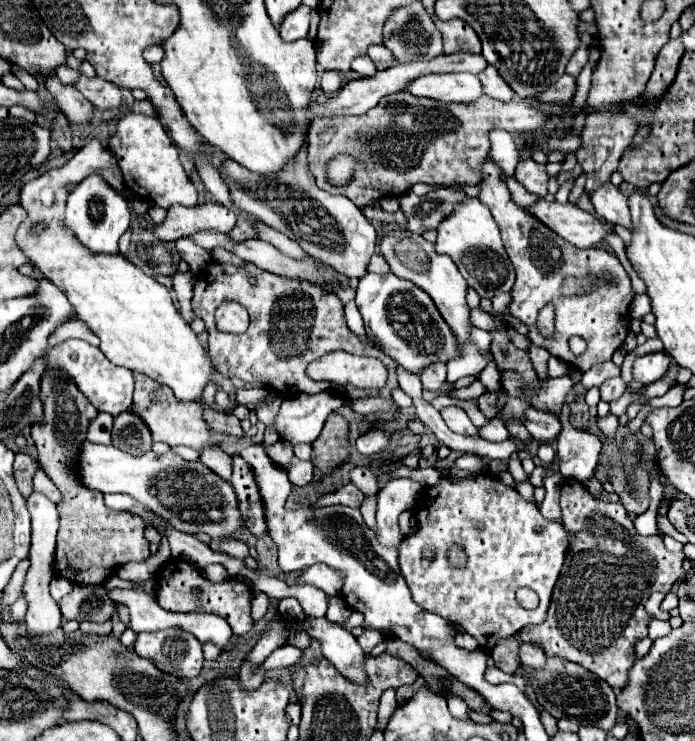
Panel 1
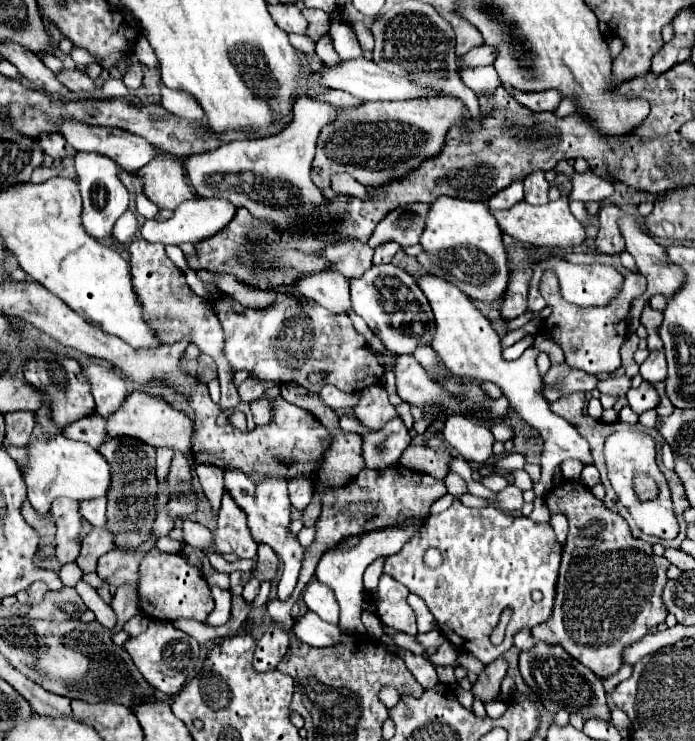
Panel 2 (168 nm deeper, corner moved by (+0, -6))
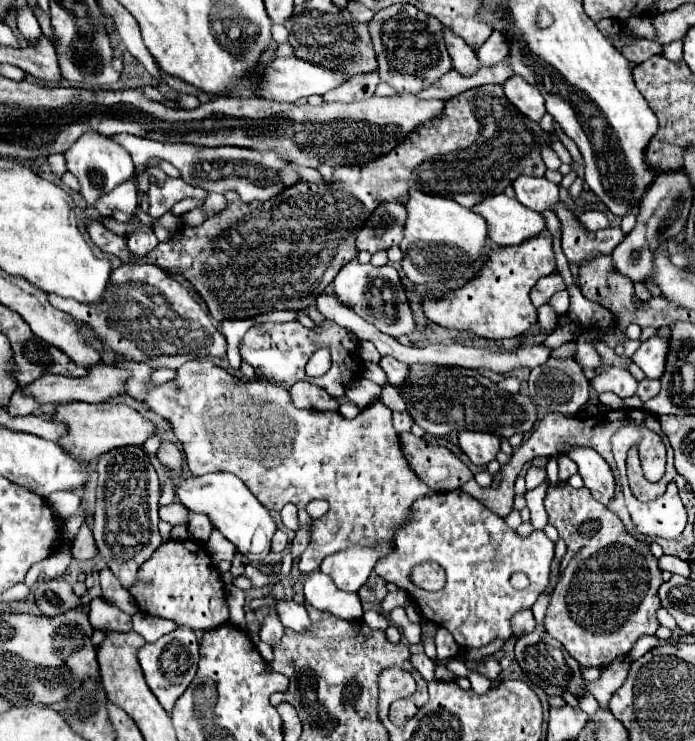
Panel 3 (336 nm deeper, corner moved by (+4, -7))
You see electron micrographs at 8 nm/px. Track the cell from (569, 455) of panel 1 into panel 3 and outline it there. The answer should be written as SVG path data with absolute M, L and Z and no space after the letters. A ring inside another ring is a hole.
M566 455L558 457L558 467L560 467L560 471L558 471L560 481L568 481L574 473L578 473L578 465L570 457L566 457Z

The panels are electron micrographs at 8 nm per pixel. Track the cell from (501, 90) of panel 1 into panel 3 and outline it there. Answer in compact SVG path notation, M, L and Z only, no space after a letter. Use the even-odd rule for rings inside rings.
M444 27L442 33L444 33L444 43L446 43L446 47L448 47L448 53L450 53L450 57L452 57L454 69L460 71L460 73L464 73L464 75L474 73L476 67L480 67L474 49L468 47L466 41L460 39L456 33L452 33L448 27Z

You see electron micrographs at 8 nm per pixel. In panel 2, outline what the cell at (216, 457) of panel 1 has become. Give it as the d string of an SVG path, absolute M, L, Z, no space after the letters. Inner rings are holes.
M224 490L218 512L218 528L214 532L214 548L220 554L234 552L240 558L254 558L256 546L258 544L250 536L244 510L232 500L228 490Z

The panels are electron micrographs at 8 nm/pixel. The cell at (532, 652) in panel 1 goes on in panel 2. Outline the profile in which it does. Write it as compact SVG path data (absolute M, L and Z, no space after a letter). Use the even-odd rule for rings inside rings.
M520 630L520 634L516 634L514 638L514 644L520 652L528 652L532 646L534 646L534 640L530 636L530 630Z

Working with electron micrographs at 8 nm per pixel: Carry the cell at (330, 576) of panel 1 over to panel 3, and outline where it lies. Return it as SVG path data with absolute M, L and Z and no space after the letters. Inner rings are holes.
M378 543L376 547L370 547L370 549L356 547L352 551L342 551L326 557L320 565L320 571L330 575L338 589L358 591L366 583L376 561L382 555L386 555L390 549L392 549L392 543Z

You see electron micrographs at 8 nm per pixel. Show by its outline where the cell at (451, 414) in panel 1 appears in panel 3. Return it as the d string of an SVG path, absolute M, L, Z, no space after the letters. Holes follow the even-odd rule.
M464 431L460 433L460 449L468 455L468 459L474 465L488 465L496 459L500 451L500 439L492 433L476 433L476 431Z

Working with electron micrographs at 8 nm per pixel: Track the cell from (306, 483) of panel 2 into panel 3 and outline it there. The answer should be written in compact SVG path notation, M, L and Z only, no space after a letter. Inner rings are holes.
M292 503L284 505L284 509L280 511L280 515L282 515L282 523L284 523L290 531L298 531L300 523L298 523L298 509L296 509L296 505L292 505Z

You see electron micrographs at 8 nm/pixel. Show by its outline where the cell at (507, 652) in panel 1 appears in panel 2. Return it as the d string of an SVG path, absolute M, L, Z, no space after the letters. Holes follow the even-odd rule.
M496 658L496 662L490 662L484 672L478 676L478 682L472 686L474 698L480 702L492 702L500 696L500 684L508 672L508 662L504 658Z

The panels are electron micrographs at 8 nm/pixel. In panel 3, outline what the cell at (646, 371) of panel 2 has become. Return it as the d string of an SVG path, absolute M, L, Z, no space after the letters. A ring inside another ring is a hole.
M660 333L644 341L638 351L630 357L648 379L660 379L666 367L666 355L668 355L668 339L670 335Z

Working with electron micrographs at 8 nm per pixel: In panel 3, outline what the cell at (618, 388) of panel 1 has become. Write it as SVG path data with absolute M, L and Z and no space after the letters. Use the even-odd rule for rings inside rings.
M610 367L608 371L598 373L590 383L598 393L612 391L612 393L620 395L622 399L632 397L638 389L638 381L626 369L620 369L620 367Z

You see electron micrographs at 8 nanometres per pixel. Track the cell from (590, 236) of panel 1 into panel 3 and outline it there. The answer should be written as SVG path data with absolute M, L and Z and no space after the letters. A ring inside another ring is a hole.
M504 193L488 197L472 207L474 213L486 219L488 239L496 245L518 245L528 237L538 235L546 223L540 213L526 209L518 199L510 199Z

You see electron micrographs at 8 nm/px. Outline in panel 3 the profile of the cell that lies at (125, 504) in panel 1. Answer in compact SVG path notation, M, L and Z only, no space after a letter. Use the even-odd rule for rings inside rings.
M56 491L48 497L48 505L56 515L66 519L68 515L72 515L72 511L76 511L76 507L80 507L80 497L74 491Z

